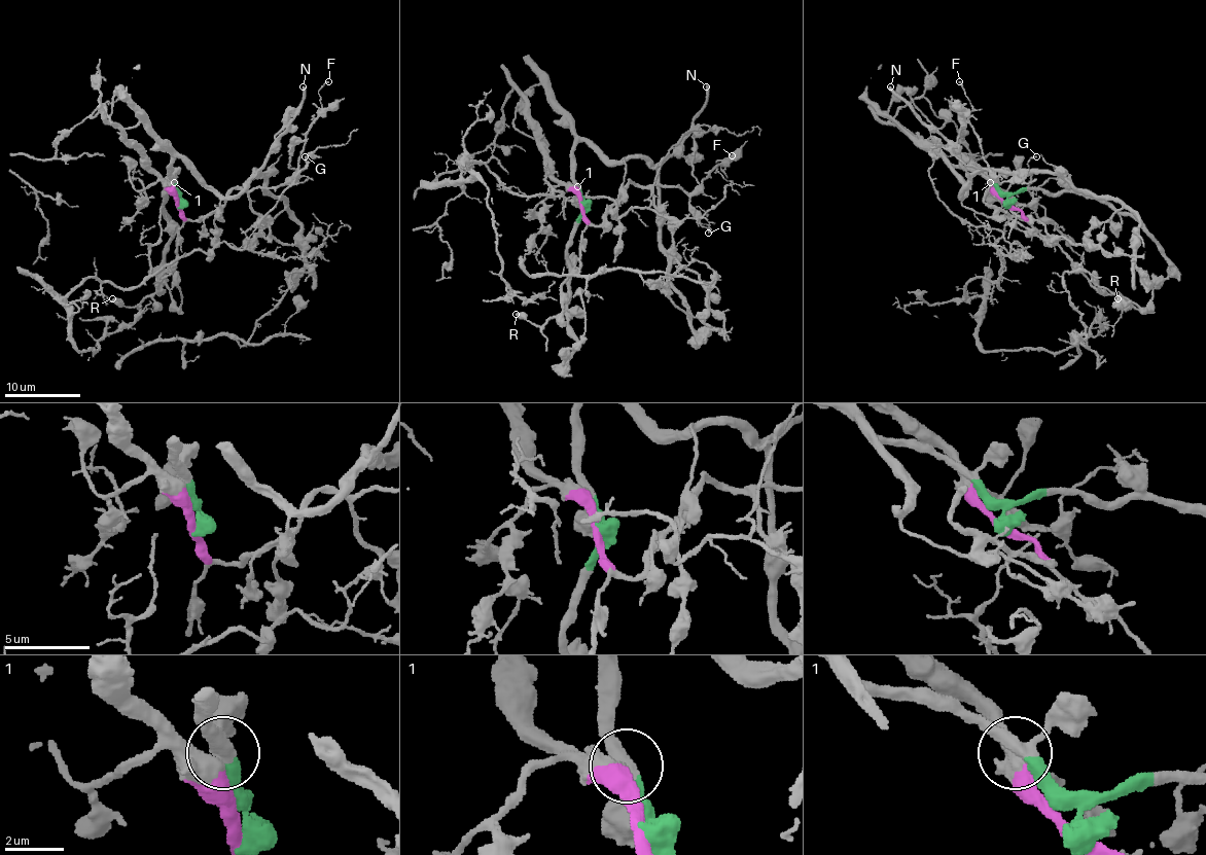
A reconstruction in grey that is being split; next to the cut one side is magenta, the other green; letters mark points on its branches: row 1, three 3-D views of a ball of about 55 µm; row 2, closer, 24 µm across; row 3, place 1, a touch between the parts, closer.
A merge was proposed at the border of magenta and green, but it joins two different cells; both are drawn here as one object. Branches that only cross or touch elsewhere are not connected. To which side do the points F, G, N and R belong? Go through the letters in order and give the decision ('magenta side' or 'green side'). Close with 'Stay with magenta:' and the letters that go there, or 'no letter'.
F: magenta side
G: magenta side
N: green side
R: magenta side
Stay with magenta: F, G, R

